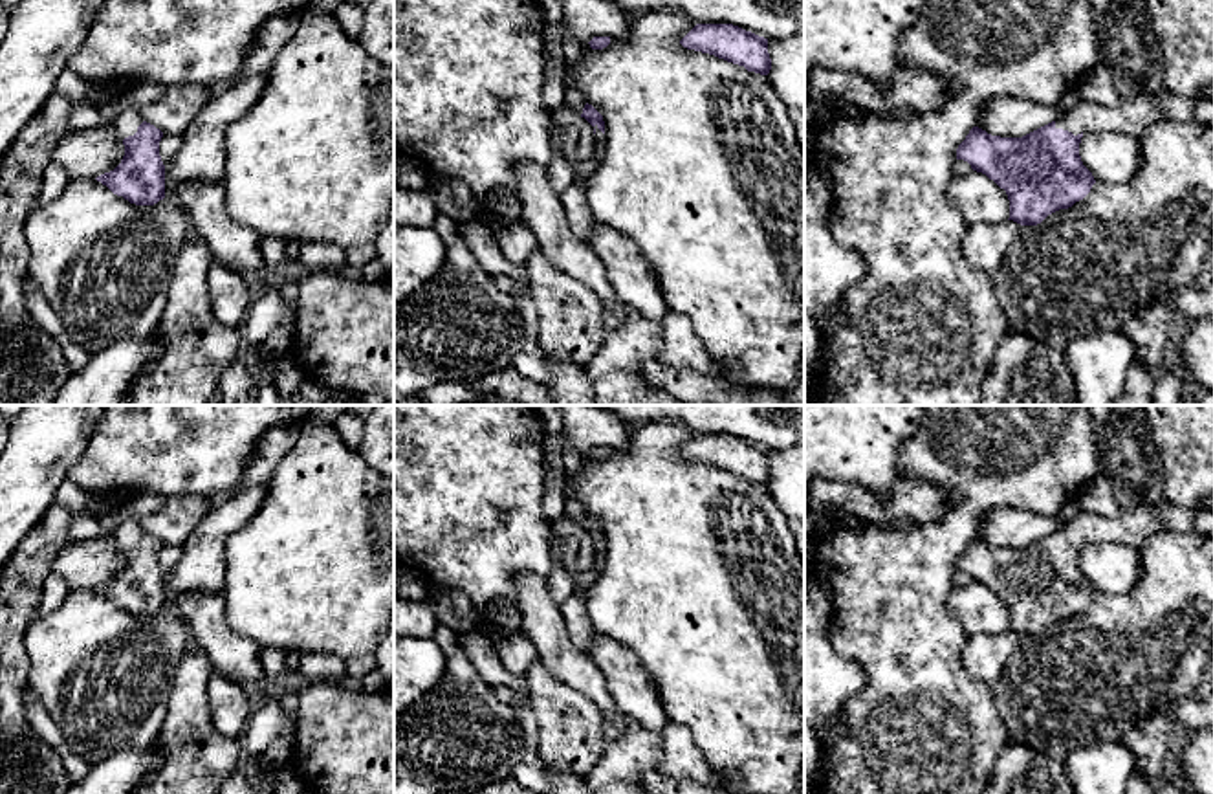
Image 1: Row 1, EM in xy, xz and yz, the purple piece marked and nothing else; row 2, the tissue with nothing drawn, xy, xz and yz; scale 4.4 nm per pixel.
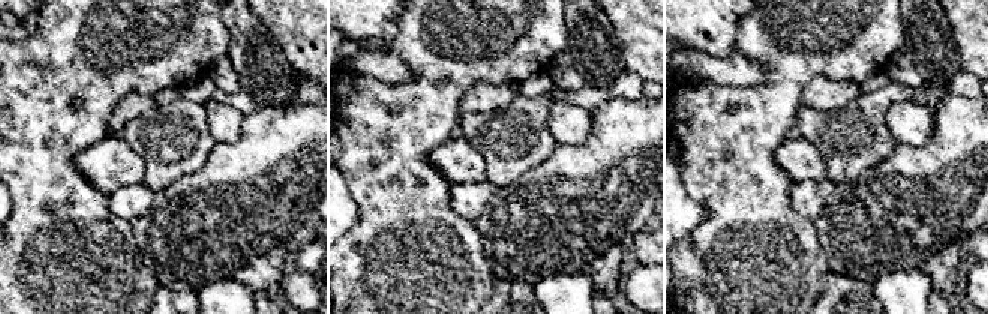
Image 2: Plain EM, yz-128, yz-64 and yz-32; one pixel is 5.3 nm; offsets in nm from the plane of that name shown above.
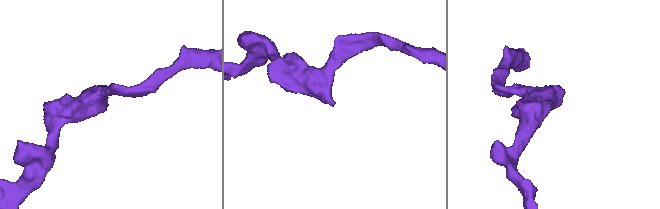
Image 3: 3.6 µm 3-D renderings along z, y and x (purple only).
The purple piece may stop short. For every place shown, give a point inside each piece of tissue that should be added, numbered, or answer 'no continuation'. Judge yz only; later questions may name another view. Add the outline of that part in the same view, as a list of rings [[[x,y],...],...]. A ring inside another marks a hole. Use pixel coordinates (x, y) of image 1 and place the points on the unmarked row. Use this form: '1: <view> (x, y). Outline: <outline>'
1: yz (1133, 525). Outline: [[[1165,497],[1138,501],[1132,506],[1120,508],[1118,515],[1110,519],[1081,512],[1055,532],[1055,539],[1068,541],[1074,546],[1092,541],[1121,541],[1140,548],[1162,530],[1160,512],[1165,504]]]

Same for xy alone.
1: xy (127, 532). Outline: [[[128,519],[115,528],[112,539],[115,541],[117,550],[123,552],[125,548],[134,546],[143,532],[141,519]]]

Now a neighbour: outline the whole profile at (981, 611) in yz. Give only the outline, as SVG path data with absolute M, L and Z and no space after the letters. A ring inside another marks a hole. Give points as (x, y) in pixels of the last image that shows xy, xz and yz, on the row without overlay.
M971 581L966 587L955 587L947 607L967 638L975 634L997 636L1010 629L1006 601L982 583Z

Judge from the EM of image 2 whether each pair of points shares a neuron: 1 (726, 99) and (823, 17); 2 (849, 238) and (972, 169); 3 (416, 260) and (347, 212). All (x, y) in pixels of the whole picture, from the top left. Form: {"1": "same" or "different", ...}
{"1": "same", "2": "same", "3": "different"}

